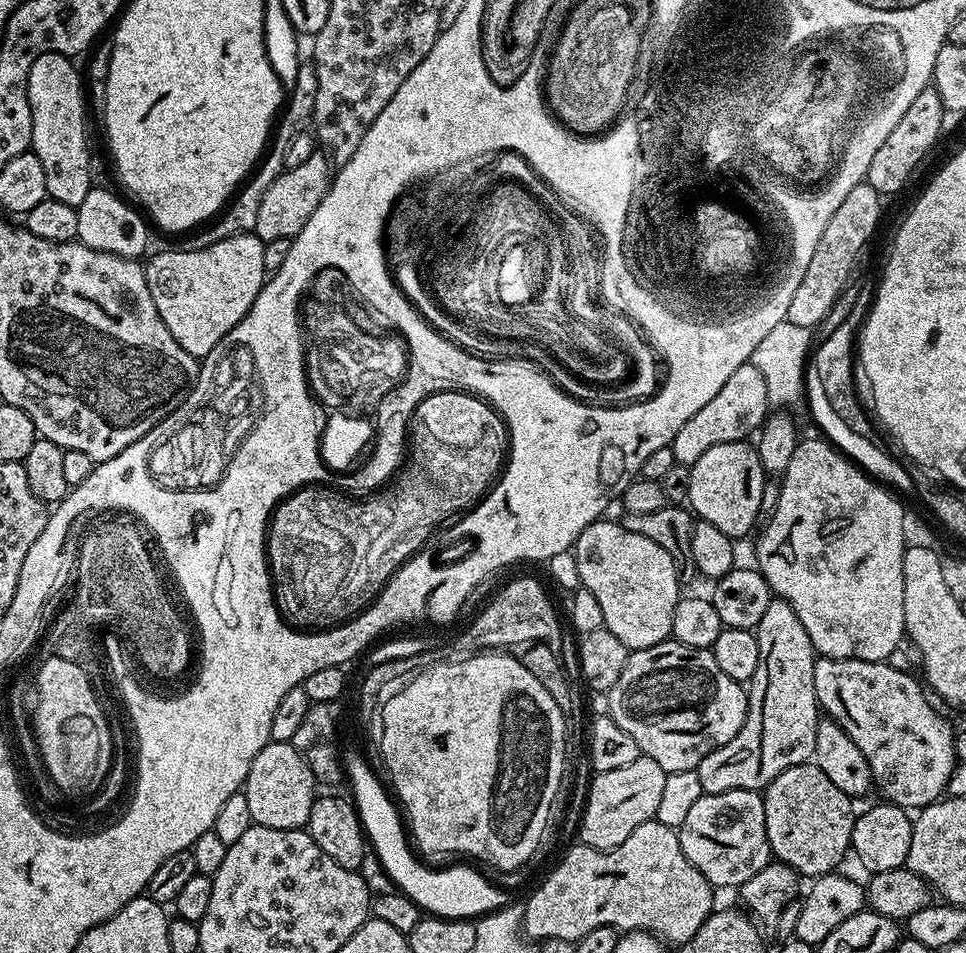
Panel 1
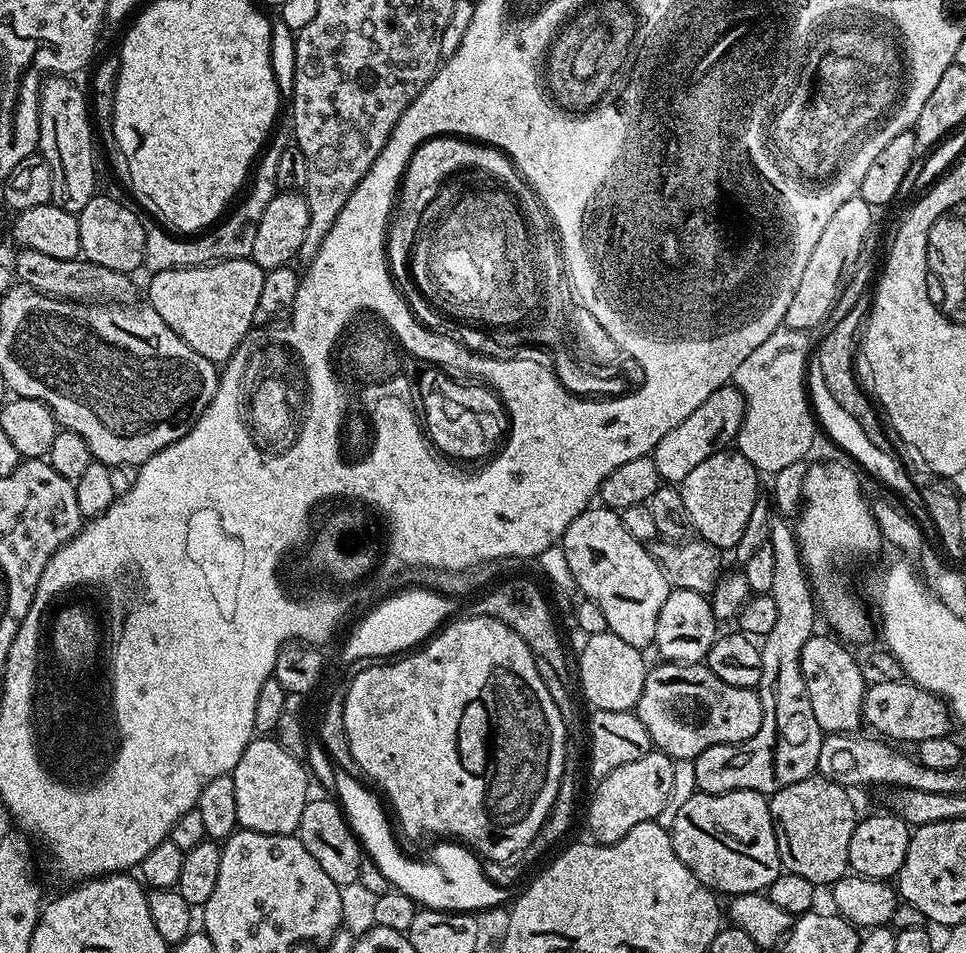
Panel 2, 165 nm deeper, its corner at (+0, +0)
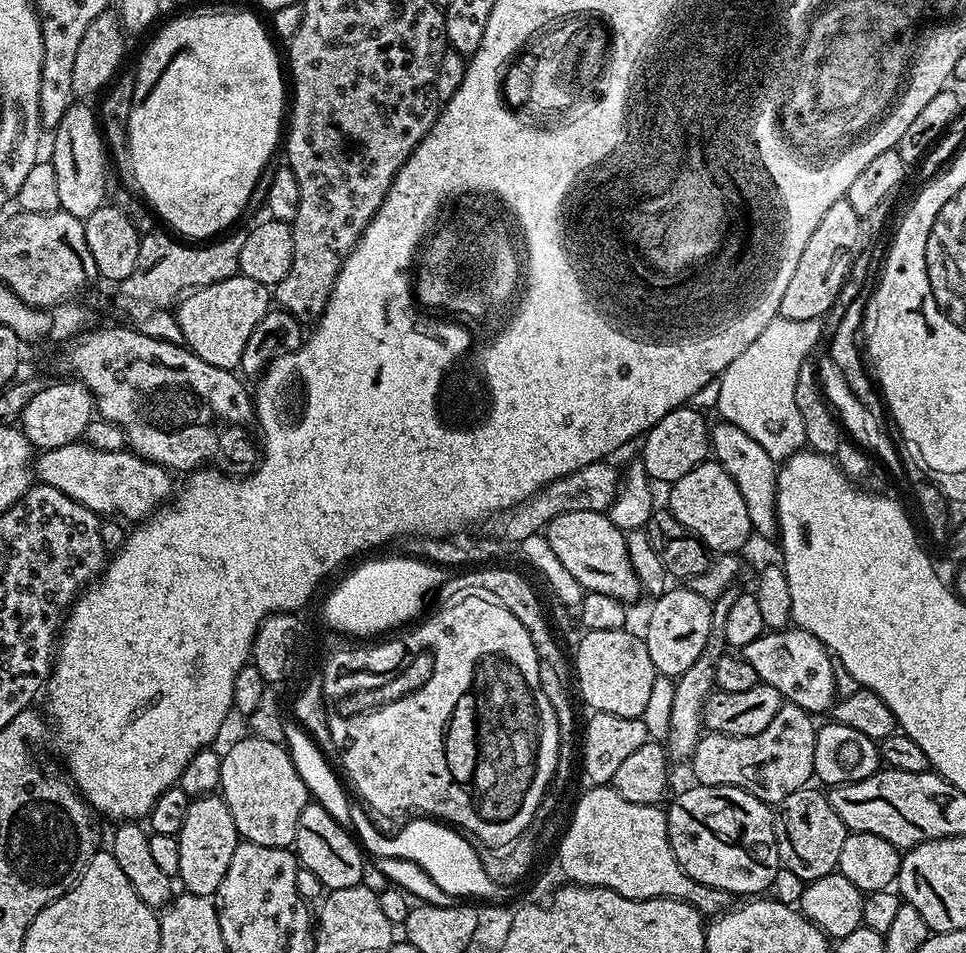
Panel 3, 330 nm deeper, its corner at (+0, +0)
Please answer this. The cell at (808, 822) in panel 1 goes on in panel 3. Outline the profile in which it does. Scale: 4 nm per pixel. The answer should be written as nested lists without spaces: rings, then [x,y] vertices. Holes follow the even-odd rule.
[[[812,787],[794,790],[794,794],[782,798],[774,812],[780,863],[783,867],[794,870],[794,874],[798,874],[798,878],[805,882],[837,871],[838,854],[842,854],[842,842],[846,842],[849,834],[842,818],[834,814],[834,806],[830,806],[827,795],[819,787]]]

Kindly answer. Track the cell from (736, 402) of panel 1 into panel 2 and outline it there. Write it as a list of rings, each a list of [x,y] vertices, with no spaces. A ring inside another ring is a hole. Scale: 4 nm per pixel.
[[[725,386],[714,390],[714,394],[710,394],[710,398],[706,398],[706,402],[702,402],[702,406],[686,418],[686,422],[678,422],[678,426],[664,435],[662,442],[658,442],[656,449],[650,453],[661,481],[679,486],[686,474],[698,466],[698,462],[706,462],[710,454],[725,447],[724,440],[735,441],[743,424],[744,406],[745,398],[739,389]]]

